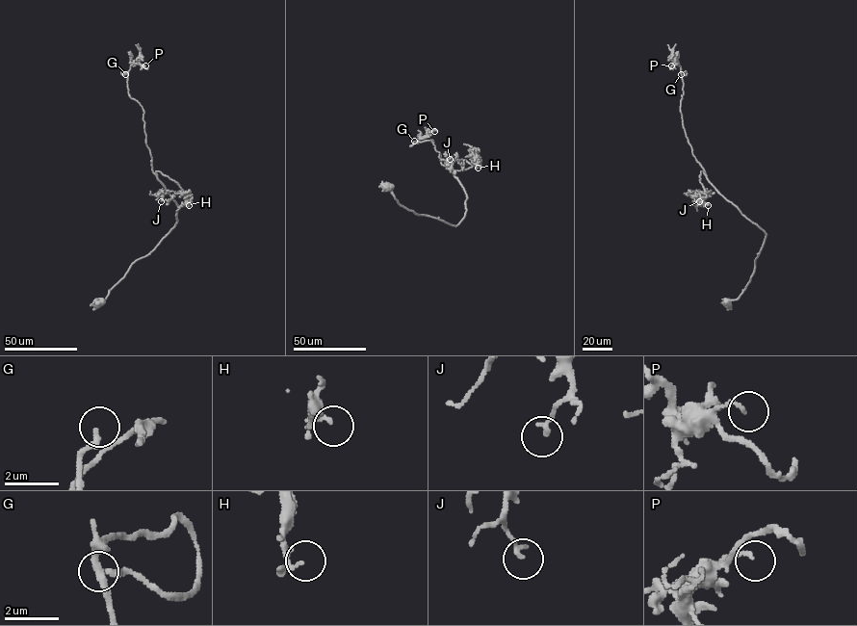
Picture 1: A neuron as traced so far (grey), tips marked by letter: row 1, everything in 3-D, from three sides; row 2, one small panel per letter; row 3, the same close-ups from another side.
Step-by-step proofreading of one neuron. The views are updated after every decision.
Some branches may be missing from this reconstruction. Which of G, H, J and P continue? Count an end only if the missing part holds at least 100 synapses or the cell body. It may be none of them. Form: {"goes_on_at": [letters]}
{"goes_on_at": ["G"]}

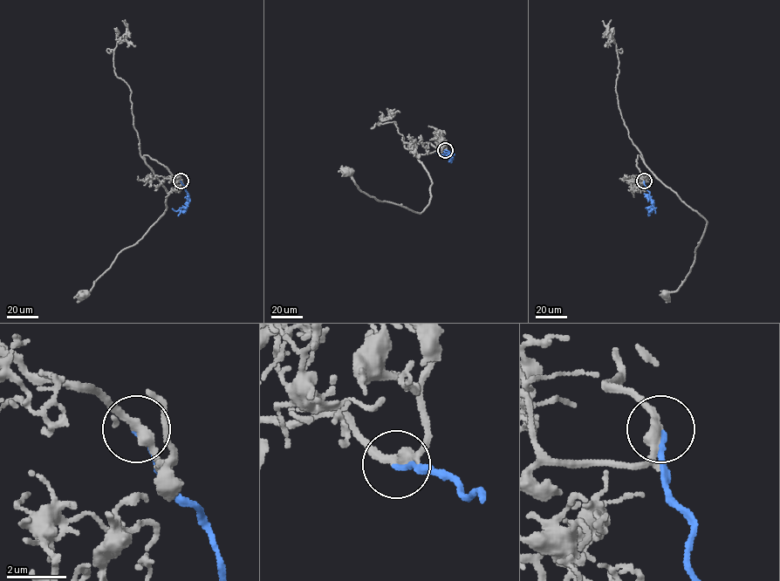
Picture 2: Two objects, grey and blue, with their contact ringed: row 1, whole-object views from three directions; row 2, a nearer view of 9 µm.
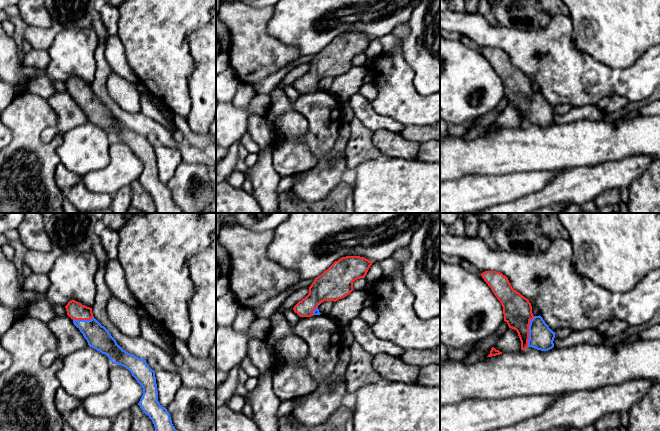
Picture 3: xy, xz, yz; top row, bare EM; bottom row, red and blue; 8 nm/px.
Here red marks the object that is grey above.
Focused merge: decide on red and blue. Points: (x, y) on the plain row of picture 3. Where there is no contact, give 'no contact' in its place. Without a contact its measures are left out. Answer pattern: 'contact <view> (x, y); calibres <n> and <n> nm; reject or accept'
contact yz (528, 107); calibres 240 and 200 nm; accept

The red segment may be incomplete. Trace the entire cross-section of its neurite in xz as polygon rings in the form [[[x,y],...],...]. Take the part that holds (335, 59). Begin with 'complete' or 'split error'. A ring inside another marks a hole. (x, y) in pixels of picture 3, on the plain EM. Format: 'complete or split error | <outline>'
split error | [[[346,32],[335,37],[327,46],[315,54],[309,70],[293,84],[300,93],[320,91],[318,82],[324,77],[334,77],[349,71],[353,58],[365,54],[373,38],[360,32]]]

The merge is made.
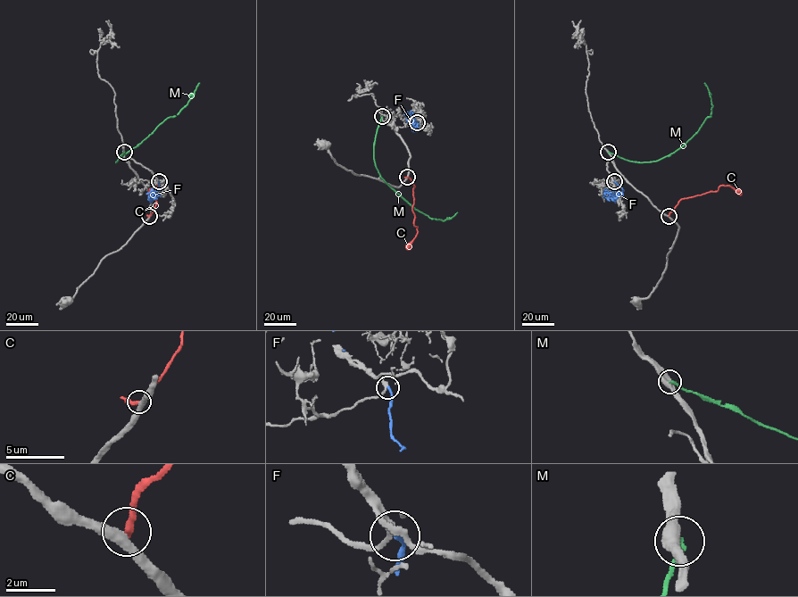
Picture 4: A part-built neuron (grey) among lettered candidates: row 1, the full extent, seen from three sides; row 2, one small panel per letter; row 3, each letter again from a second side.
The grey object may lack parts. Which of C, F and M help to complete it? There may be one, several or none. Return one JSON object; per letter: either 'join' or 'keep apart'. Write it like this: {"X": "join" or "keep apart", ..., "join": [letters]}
{"C": "keep apart", "F": "join", "M": "keep apart", "join": ["F"]}

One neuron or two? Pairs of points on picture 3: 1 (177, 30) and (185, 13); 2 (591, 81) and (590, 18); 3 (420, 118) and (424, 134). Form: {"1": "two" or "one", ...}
{"1": "one", "2": "two", "3": "two"}

